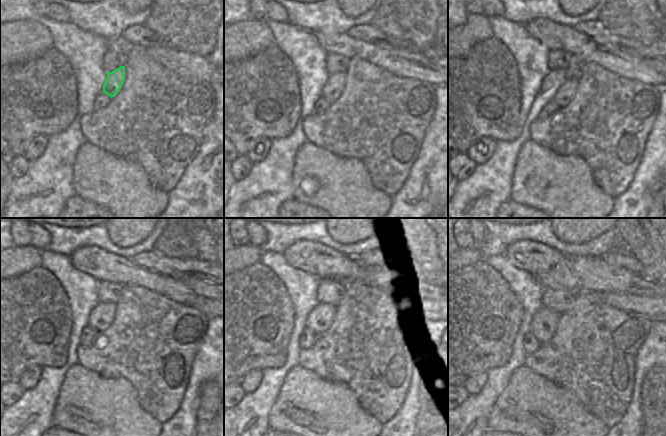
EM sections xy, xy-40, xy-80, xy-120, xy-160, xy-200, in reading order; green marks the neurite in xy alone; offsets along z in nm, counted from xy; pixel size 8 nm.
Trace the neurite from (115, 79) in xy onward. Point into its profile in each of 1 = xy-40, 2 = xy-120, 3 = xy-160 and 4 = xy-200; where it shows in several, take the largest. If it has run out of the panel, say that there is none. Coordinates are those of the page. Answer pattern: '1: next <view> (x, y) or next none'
1: next xy-40 (333, 88)
2: next xy-120 (100, 318)
3: next xy-160 (320, 319)
4: next xy-200 (543, 325)

